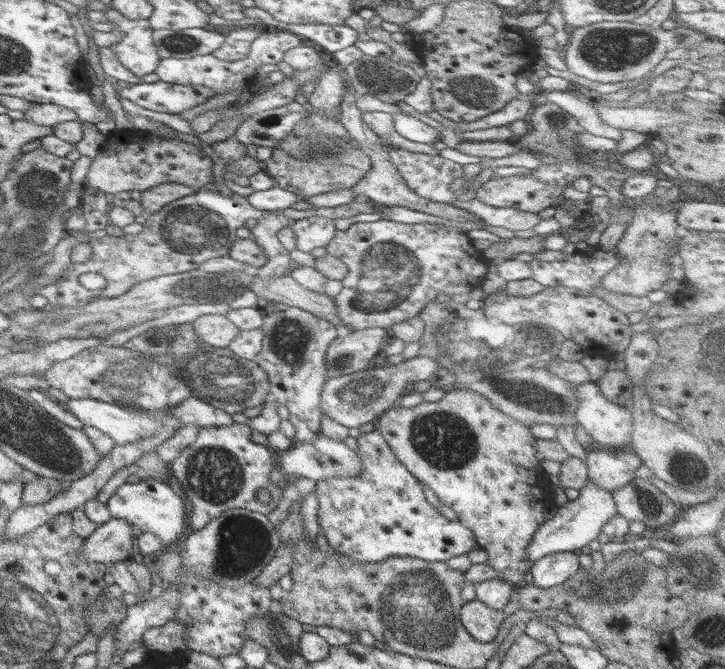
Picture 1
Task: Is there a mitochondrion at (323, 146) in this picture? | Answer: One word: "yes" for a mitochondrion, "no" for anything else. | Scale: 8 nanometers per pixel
yes

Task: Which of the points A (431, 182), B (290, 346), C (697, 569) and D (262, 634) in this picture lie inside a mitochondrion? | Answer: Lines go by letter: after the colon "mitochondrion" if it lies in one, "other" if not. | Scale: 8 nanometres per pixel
A: other
B: mitochondrion
C: mitochondrion
D: mitochondrion

